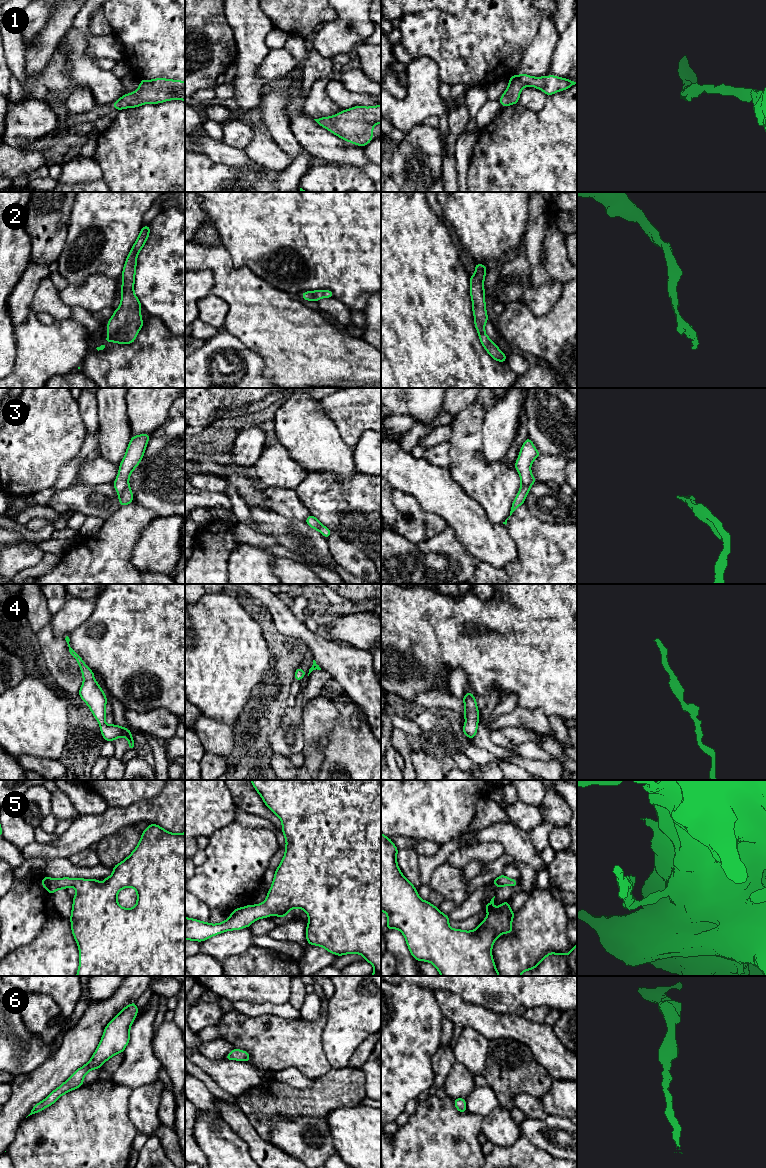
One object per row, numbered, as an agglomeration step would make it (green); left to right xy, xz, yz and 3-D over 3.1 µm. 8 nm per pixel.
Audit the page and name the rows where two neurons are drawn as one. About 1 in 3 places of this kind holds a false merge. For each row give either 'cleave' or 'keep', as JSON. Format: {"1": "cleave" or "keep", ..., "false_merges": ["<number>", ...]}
{"1": "keep", "2": "keep", "3": "keep", "4": "keep", "5": "keep", "6": "keep", "false_merges": []}

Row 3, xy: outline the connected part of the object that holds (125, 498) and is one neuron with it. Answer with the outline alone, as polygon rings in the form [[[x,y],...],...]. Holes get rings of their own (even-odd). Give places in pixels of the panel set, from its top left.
[[[151,434],[132,436],[123,460],[119,466],[116,480],[113,482],[118,492],[118,499],[121,507],[134,501],[132,490],[129,486],[129,477],[133,470],[141,462]]]

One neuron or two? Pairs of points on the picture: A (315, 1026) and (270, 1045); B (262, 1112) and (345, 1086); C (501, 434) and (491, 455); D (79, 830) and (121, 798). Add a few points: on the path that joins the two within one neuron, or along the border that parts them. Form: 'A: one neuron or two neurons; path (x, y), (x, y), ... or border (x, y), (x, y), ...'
A: one neuron; path (304, 1036), (297, 1043), (281, 1043)
B: one neuron; path (283, 1101), (314, 1101), (324, 1095)
C: one neuron; path (497, 439), (493, 450)
D: two neurons; border (133, 803), (127, 806), (108, 807)

